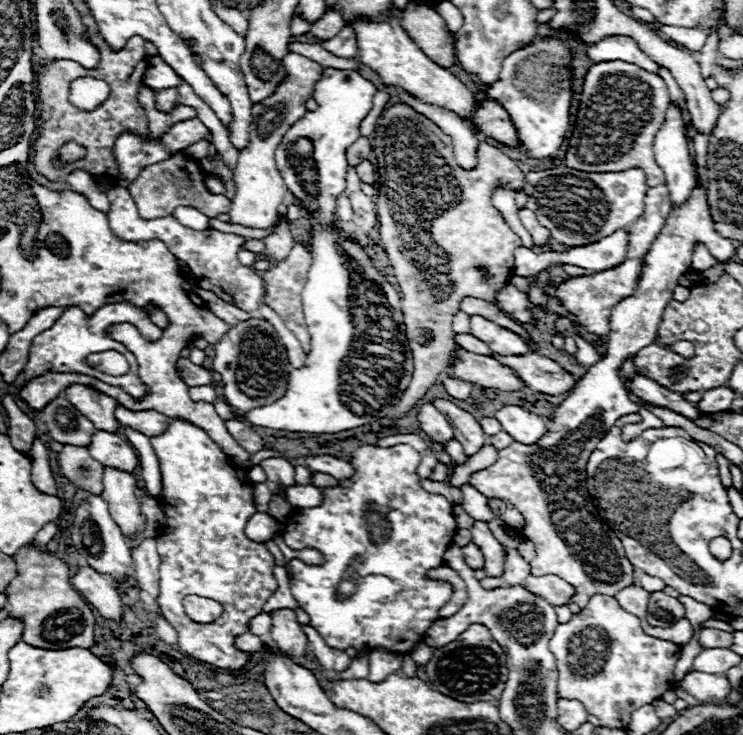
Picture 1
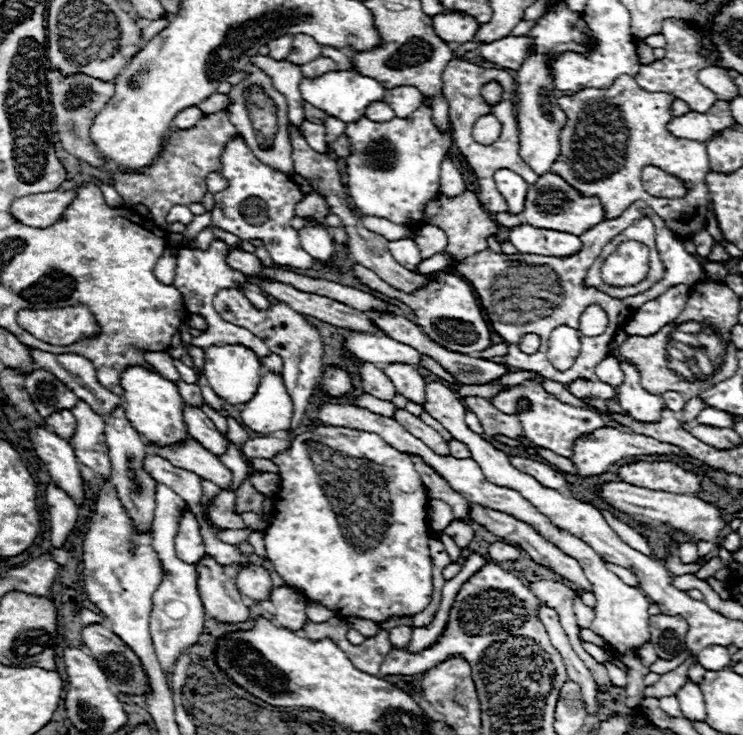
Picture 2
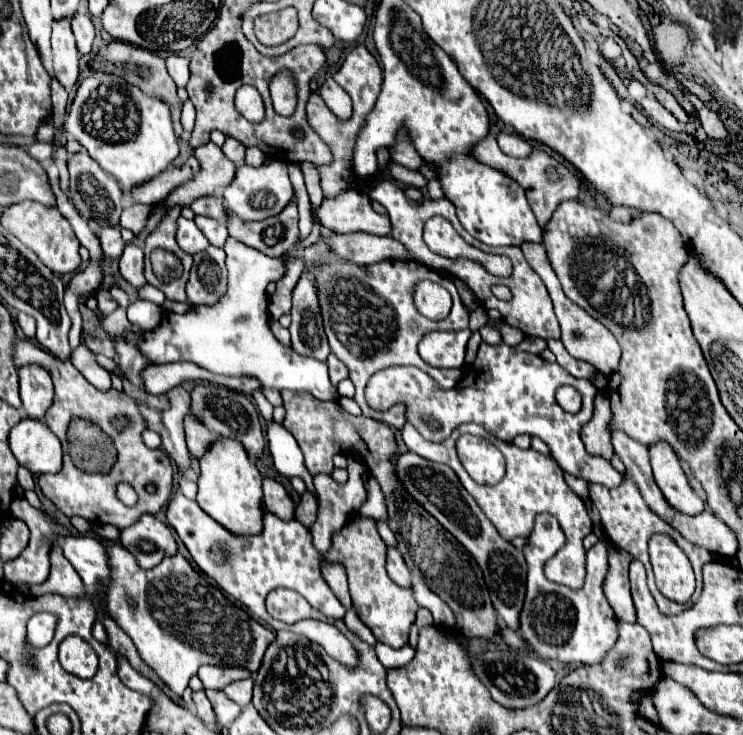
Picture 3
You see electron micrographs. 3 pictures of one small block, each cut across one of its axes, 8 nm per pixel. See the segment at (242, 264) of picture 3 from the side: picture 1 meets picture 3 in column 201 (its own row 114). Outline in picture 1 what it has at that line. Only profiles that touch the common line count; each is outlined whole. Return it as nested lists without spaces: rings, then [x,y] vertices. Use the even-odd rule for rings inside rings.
[[[324,68],[322,80],[314,86],[312,96],[318,102],[318,110],[306,112],[306,116],[284,134],[280,146],[276,148],[276,166],[288,192],[312,212],[308,218],[308,240],[314,264],[310,266],[308,282],[302,292],[312,350],[306,364],[290,372],[286,394],[280,400],[244,414],[244,418],[254,426],[306,434],[350,430],[384,418],[388,408],[398,404],[402,392],[410,384],[414,366],[406,340],[398,290],[376,266],[372,266],[366,248],[334,230],[338,220],[334,216],[336,198],[346,190],[346,148],[360,138],[360,122],[372,108],[374,92],[374,84],[354,70]],[[300,138],[310,140],[312,154],[294,156],[294,144]],[[382,344],[396,344],[396,352],[388,352],[388,362],[394,370],[392,376],[398,380],[382,382],[382,350],[386,350]],[[352,402],[362,404],[364,412],[354,414],[350,408]]]

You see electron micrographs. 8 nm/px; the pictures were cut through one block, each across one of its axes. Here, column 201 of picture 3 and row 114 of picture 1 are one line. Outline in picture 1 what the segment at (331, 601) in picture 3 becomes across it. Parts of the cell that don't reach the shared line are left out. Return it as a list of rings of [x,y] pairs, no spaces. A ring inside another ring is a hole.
[[[542,40],[528,44],[502,62],[498,82],[488,88],[488,94],[502,102],[502,108],[516,126],[520,150],[526,158],[540,160],[554,154],[572,127],[572,115],[568,114],[572,90],[570,72],[566,68],[570,60],[572,52],[562,40]]]

